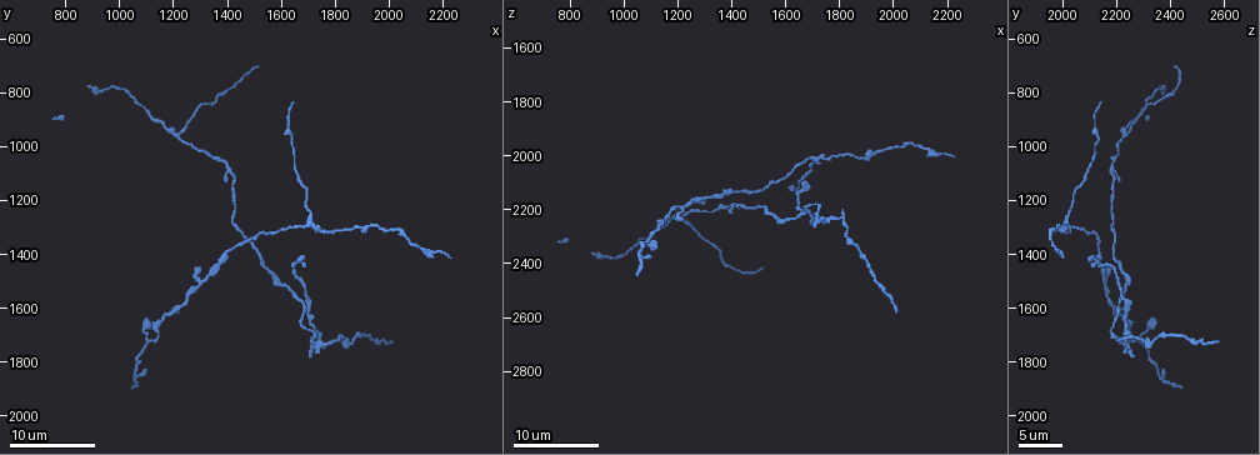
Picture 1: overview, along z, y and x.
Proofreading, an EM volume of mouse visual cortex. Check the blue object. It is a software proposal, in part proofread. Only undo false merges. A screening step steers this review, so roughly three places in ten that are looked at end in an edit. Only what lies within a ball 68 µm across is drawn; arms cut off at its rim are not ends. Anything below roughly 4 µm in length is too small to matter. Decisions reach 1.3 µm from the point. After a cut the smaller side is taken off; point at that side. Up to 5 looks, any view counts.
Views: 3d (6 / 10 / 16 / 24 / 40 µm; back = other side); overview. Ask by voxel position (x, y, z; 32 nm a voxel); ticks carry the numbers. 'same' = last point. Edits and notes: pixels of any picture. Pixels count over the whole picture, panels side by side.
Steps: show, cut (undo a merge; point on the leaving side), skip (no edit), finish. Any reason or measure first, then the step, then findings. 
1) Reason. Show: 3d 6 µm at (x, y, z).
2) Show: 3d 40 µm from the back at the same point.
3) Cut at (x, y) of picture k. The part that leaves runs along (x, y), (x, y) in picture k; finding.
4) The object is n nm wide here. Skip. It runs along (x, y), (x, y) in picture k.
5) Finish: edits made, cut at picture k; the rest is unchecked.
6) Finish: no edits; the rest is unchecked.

Three-way junction. Show: 3d 10 µm at (1410, 1080, 2190).

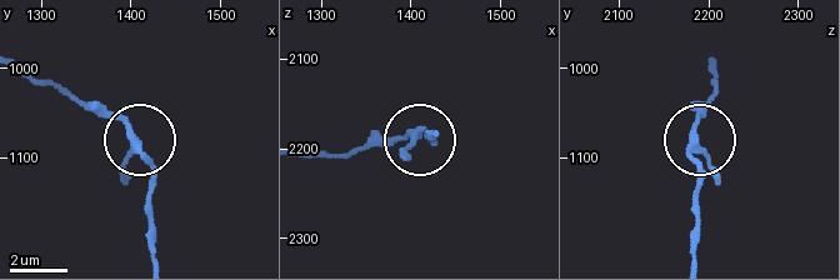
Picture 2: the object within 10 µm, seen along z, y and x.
Show: 3d 10 µm from the back at (1405, 1080, 2180).

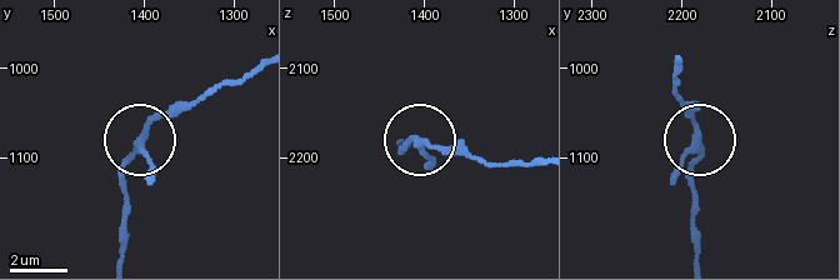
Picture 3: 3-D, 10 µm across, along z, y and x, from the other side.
Skip. All the same cell.

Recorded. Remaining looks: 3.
A fork. Show: 3d 6 µm at (1220, 960, 2240).

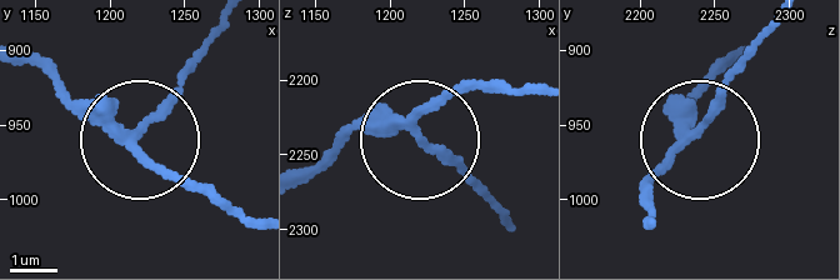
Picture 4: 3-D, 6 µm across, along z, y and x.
3 arms meet here. Cut at (175, 89) of picture 4. The part that leaves runs along (134, 135), (223, 20) in picture 4; two cells meet here.

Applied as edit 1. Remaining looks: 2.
Show: overview.

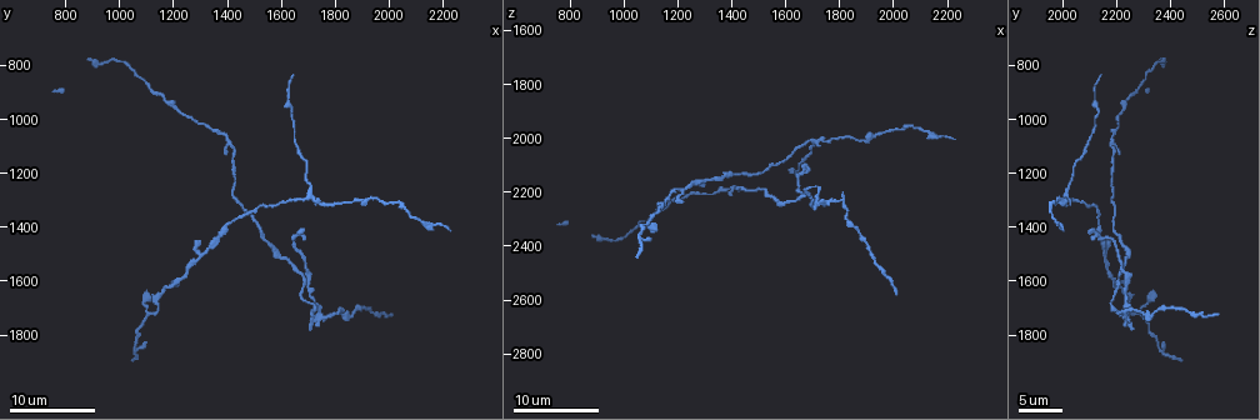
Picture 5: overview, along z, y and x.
Side arm on a straight run. Show: 3d 10 µm at (1460, 1340, 2200).

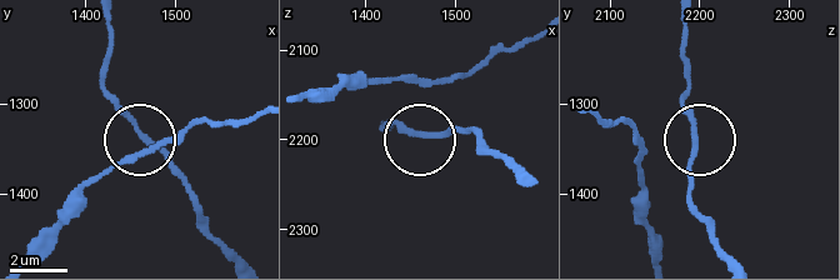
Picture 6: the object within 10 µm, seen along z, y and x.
Skip. It runs along (395, 124), (421, 135), (416, 75) in picture 6; one cell here.

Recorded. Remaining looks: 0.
Finish: edits made, cut at picture 4; the rest is unchecked.

